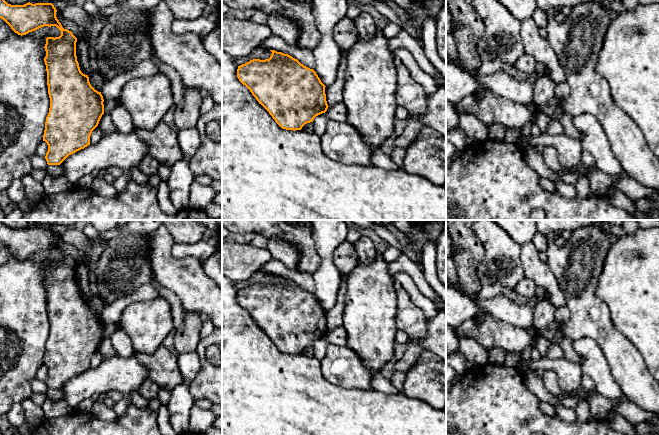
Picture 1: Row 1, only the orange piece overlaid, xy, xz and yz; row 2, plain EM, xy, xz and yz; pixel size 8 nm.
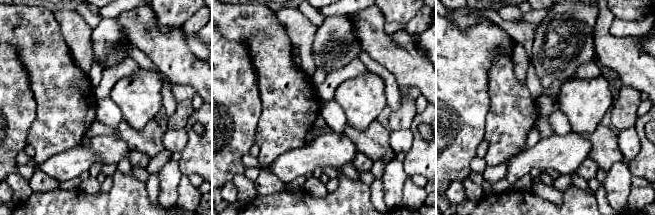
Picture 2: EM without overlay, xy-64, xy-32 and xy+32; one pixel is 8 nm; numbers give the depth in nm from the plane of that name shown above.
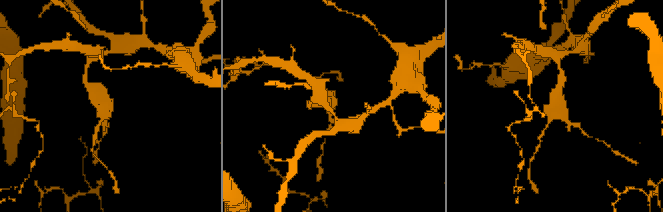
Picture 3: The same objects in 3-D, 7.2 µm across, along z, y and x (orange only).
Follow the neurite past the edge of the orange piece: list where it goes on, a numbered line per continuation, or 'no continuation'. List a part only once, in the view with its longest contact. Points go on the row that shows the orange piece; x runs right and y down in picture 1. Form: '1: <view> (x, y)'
no continuation

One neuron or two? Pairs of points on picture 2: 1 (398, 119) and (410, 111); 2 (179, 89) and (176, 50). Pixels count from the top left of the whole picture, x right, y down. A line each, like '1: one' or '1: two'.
1: one
2: two

